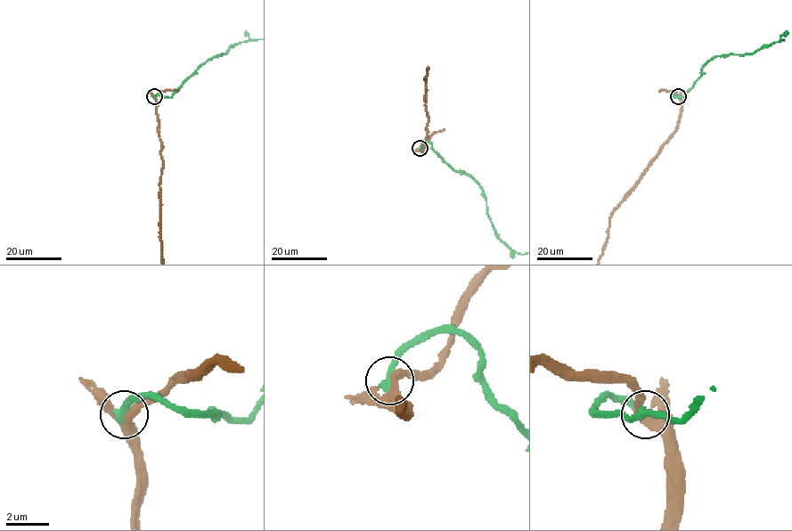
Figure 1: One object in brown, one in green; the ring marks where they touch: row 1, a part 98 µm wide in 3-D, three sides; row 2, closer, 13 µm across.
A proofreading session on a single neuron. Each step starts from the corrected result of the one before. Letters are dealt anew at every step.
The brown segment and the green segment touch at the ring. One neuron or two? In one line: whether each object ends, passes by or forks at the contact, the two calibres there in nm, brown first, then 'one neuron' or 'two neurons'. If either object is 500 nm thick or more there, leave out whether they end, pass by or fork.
brown passes by; green ends; calibres 400 and 440 nm; two neurons

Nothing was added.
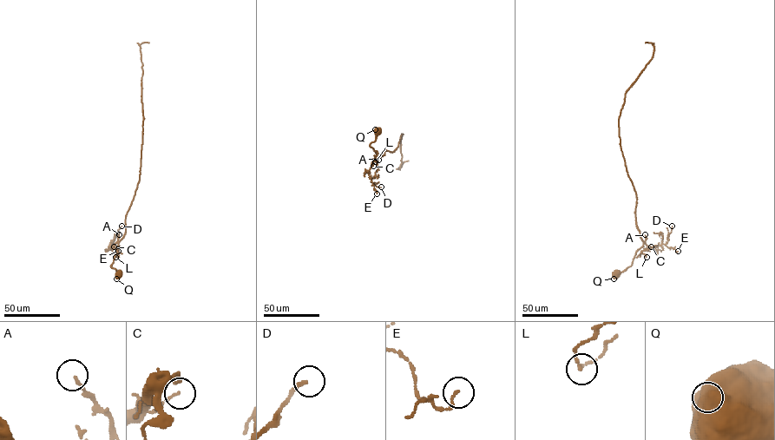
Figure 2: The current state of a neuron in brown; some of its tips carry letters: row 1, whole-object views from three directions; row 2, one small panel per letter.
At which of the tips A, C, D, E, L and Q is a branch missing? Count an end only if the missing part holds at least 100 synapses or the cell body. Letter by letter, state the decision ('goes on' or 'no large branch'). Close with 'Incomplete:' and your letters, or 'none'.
A: no large branch
C: no large branch
D: no large branch
E: no large branch
L: no large branch
Q: no large branch
Incomplete: none

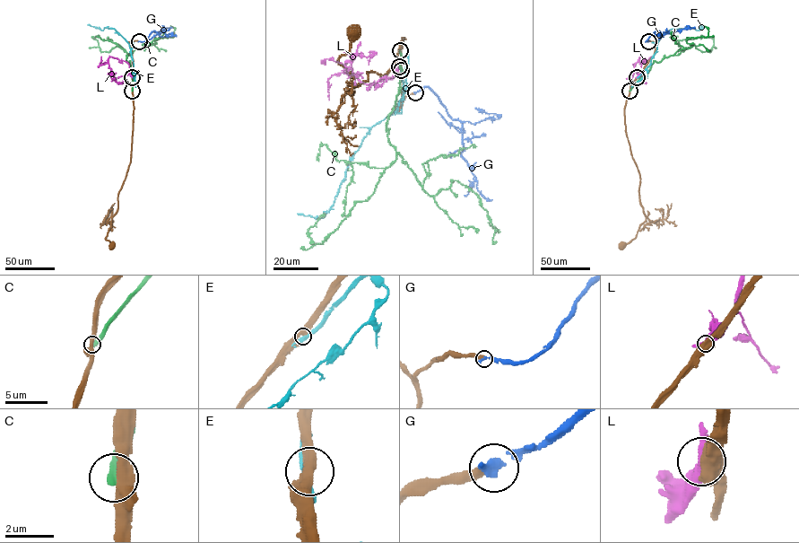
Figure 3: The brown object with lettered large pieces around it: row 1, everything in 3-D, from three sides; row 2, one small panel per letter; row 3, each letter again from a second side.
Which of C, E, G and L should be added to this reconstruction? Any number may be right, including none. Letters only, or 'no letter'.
G

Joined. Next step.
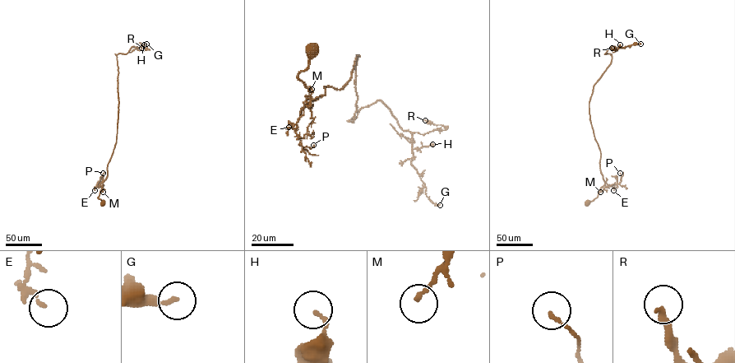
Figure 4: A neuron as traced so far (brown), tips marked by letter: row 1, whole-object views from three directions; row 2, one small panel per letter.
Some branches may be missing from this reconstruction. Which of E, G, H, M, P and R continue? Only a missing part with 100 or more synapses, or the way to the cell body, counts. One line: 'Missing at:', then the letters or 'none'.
Missing at: none

